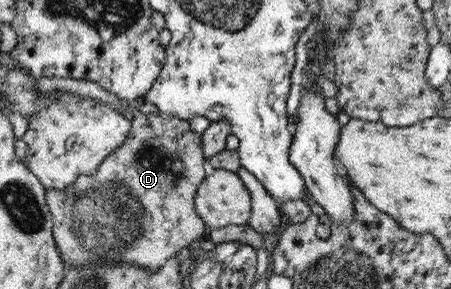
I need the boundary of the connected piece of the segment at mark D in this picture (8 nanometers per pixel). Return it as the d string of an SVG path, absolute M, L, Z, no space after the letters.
M160 112L132 118L126 140L101 160L92 176L78 176L74 184L62 190L45 189L45 203L51 214L51 233L63 264L84 264L90 254L96 256L96 261L102 261L102 258L106 263L119 260L156 270L190 242L204 237L206 226L198 218L193 205L197 188L208 174L204 162L200 137L190 131L188 121Z

